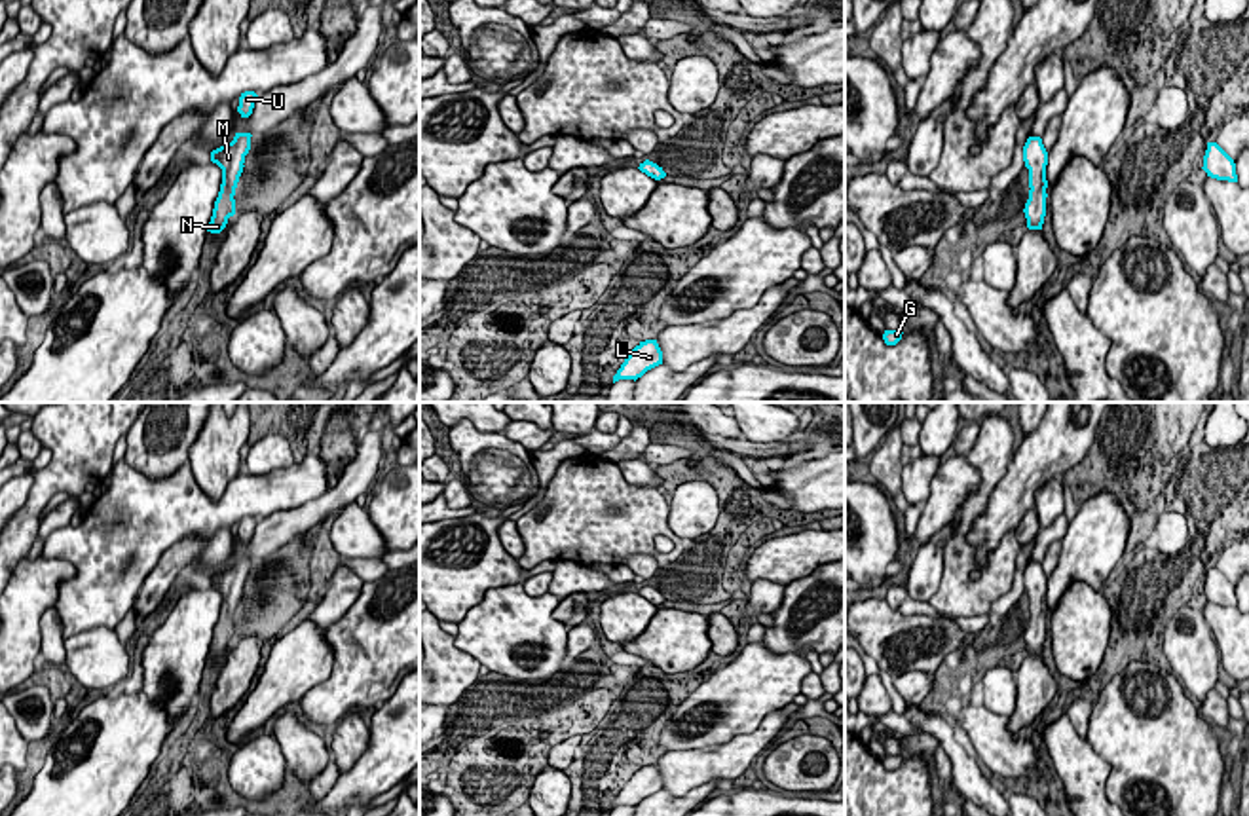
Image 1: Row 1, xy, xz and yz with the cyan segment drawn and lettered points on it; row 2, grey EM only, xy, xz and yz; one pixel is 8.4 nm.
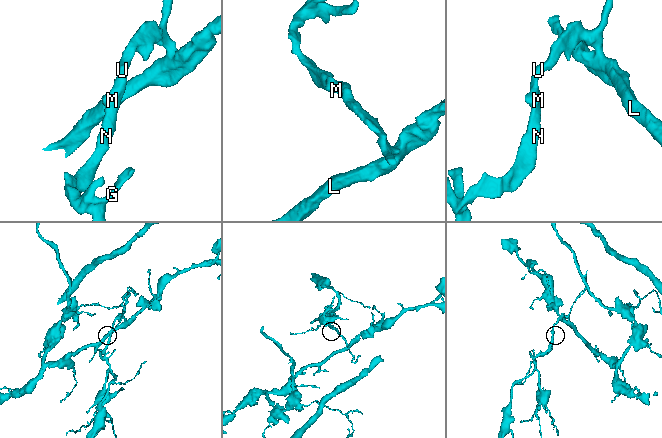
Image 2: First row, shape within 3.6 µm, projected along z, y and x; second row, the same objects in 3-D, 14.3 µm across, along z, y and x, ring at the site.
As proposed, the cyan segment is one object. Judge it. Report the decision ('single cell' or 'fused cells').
single cell

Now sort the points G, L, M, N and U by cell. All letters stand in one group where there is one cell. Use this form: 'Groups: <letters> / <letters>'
Groups: G L M N U

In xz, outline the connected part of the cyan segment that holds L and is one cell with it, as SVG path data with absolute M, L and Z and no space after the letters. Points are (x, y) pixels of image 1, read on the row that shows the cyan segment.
M657 340L640 342L632 353L624 359L617 374L613 376L613 383L619 380L638 380L647 370L662 364L662 351Z

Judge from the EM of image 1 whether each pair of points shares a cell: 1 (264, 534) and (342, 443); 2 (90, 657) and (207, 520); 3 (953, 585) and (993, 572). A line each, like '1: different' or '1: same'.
1: different
2: different
3: same

